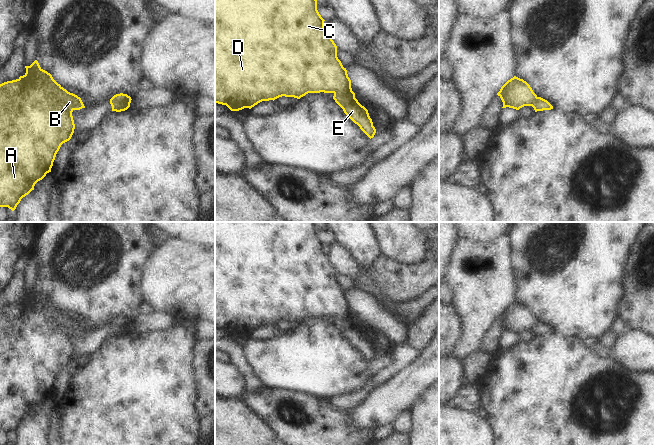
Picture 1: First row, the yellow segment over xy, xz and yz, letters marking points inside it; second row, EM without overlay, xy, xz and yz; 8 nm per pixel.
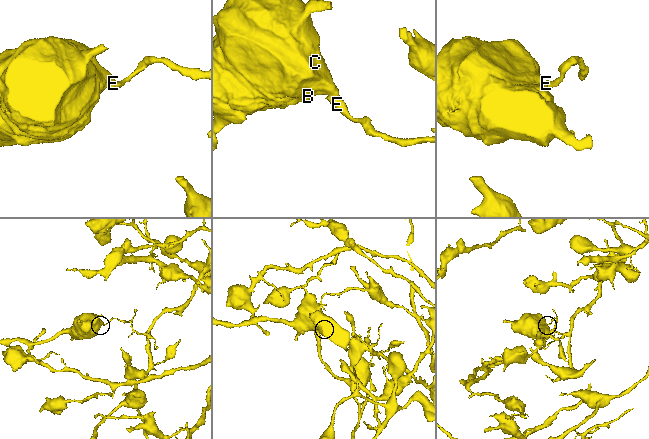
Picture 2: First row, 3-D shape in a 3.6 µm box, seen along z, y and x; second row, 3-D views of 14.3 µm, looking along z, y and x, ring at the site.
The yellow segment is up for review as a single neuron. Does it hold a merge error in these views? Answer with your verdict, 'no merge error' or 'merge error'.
merge error

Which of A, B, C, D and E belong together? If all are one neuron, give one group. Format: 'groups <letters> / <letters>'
groups A B C D / E

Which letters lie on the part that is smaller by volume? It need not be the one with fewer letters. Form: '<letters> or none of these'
A, B, C, D

